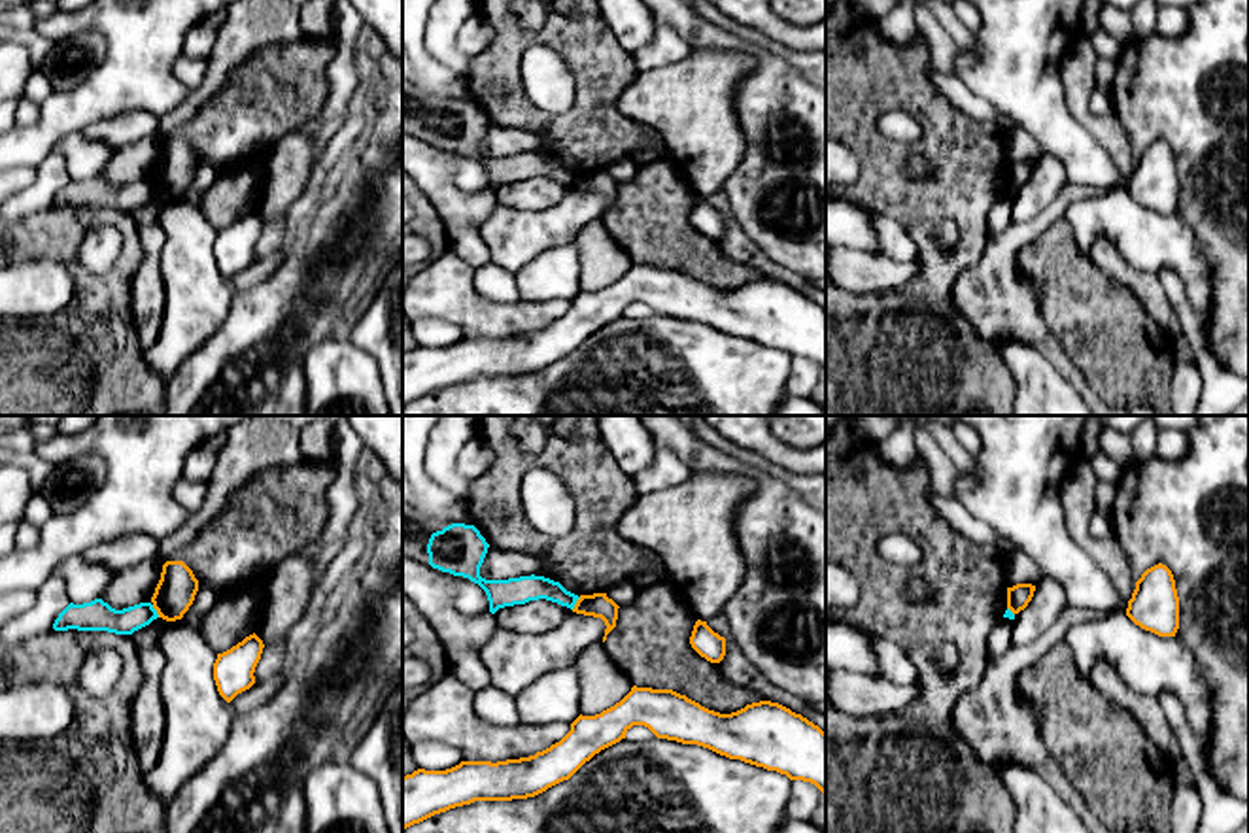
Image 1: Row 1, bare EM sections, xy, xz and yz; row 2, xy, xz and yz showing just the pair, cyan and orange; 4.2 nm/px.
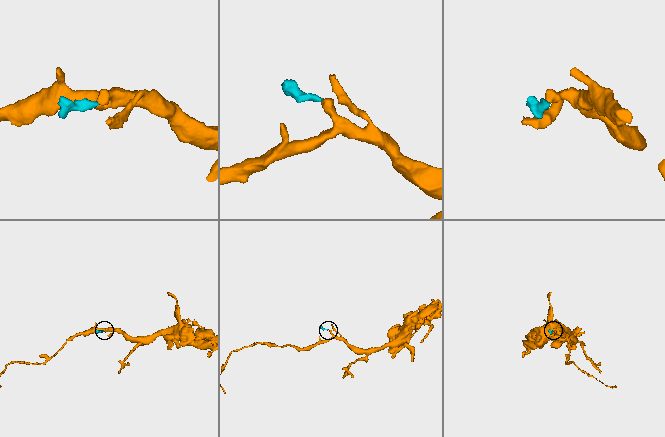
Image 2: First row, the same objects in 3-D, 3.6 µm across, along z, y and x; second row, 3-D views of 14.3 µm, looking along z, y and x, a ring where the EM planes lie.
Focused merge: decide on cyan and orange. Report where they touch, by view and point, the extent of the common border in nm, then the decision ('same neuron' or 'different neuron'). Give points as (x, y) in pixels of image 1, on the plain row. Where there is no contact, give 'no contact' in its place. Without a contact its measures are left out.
contact xy (155, 187); length 70 nm; different neuron

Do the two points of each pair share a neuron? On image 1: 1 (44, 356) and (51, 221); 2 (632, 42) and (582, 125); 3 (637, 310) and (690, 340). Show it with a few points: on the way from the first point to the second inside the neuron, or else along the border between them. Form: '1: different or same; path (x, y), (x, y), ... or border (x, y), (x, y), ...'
1: same; path (78, 322), (82, 318), (82, 276), (68, 255)
2: different; border (603, 19), (632, 55)
3: different; border (656, 314), (645, 318), (626, 316)

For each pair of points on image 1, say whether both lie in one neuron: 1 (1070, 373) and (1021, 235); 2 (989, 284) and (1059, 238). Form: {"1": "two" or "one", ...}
{"1": "one", "2": "two"}

